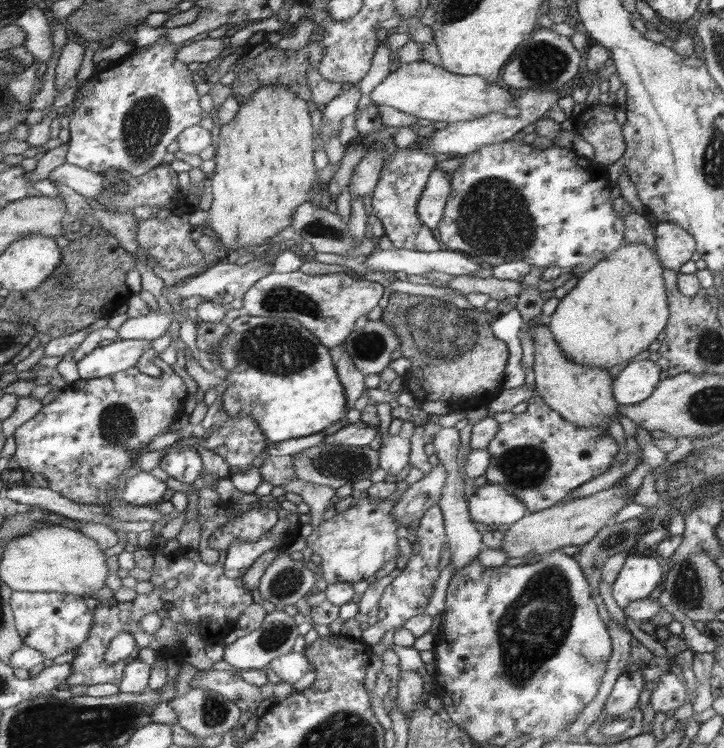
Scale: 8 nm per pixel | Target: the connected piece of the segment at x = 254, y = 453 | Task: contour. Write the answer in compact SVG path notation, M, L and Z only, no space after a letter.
M244 416L243 418L228 419L225 423L217 426L209 438L203 440L206 449L222 456L228 466L240 468L243 472L248 472L252 468L252 462L260 456L266 454L269 440L263 434L261 426L253 418Z

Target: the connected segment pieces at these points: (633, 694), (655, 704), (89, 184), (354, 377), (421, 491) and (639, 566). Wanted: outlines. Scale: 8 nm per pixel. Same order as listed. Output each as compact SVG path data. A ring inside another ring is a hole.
M639 671L633 673L622 673L617 678L604 708L602 708L601 718L599 720L606 720L612 718L619 718L628 709L637 711L638 700L640 699L640 692L644 690L644 677Z
M672 671L660 675L656 680L658 686L654 688L650 697L650 703L655 712L677 710L687 700L687 687Z
M67 163L58 165L55 170L52 170L47 180L56 182L56 184L66 184L78 194L94 199L104 191L106 184L109 183L100 173Z
M346 342L340 346L332 347L330 351L339 382L342 383L346 394L347 408L354 409L356 401L366 390L365 375L360 373L356 365L352 363L348 351L346 351Z
M434 460L434 467L426 473L422 480L409 486L408 491L403 494L399 504L393 511L393 518L400 526L409 527L410 523L421 517L434 504L442 499L442 490L446 486L448 471L444 463Z
M630 553L628 557L626 557L626 562L622 569L620 569L617 579L611 584L612 596L618 606L624 608L636 600L650 597L650 592L652 592L654 588L658 588L658 584L662 582L662 576L664 576L664 568L662 568L656 557Z

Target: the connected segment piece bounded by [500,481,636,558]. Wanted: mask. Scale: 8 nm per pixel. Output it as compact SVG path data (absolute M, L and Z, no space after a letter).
M625 481L616 482L600 492L594 492L585 498L576 498L571 502L558 503L541 512L528 513L517 523L503 531L504 539L500 550L508 554L508 558L522 558L529 552L536 554L551 553L563 546L579 546L592 540L605 526L614 522L614 515L625 505L633 502L636 490L630 491Z

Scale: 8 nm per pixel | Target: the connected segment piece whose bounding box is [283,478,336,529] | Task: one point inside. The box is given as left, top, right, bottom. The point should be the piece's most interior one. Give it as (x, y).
(316, 496)

